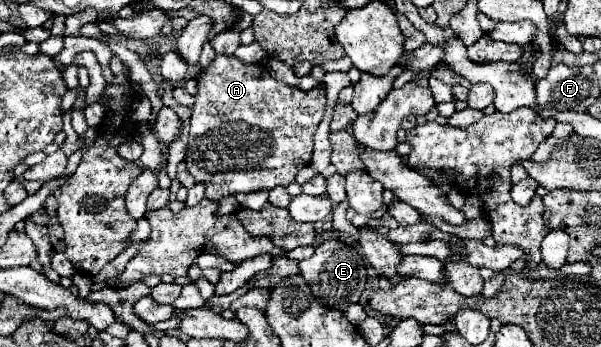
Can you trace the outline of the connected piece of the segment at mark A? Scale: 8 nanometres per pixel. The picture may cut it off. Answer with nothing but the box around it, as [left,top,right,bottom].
[186,56,326,200]

